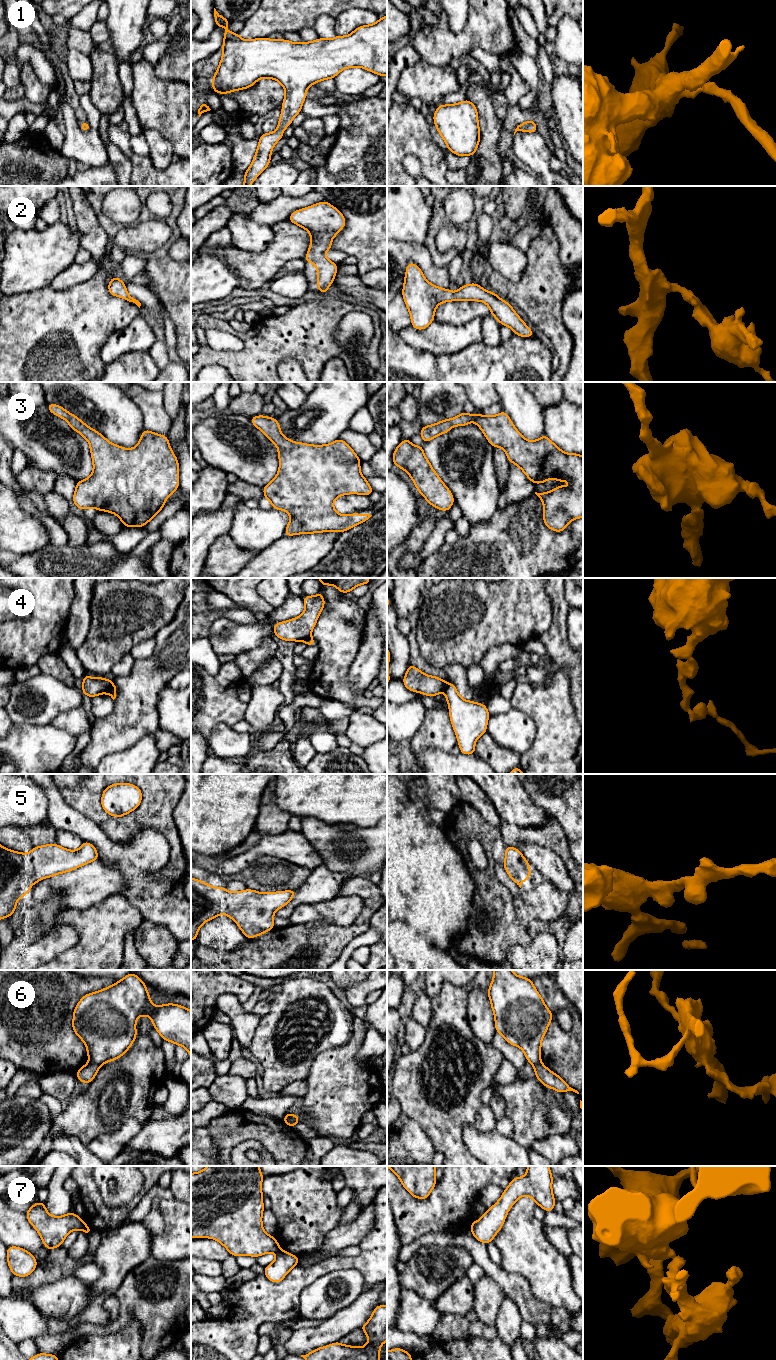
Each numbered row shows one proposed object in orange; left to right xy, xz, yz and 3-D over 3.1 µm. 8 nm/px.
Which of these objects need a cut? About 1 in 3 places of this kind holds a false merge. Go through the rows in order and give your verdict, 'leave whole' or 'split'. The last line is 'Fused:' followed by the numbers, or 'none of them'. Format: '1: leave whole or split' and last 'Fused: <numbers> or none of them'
1: leave whole
2: leave whole
3: leave whole
4: split
5: leave whole
6: split
7: split
Fused: 4, 6, 7

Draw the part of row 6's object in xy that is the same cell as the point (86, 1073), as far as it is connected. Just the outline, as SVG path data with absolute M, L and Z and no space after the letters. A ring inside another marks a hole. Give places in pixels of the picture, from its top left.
M89 1062L77 1071L76 1078L82 1083L89 1084L95 1078L100 1067L98 1064Z

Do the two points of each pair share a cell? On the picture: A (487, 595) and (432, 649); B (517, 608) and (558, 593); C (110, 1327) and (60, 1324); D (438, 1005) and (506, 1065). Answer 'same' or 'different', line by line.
A: same
B: different
C: different
D: different

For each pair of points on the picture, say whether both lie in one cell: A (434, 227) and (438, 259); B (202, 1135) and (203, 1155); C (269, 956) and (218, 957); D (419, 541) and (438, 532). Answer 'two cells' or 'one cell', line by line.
A: one cell
B: one cell
C: one cell
D: two cells

